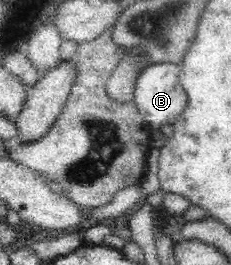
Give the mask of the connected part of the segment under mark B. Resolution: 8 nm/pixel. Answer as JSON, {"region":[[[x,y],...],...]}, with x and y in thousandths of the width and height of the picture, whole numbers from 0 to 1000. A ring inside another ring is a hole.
{"region":[[[740,238],[654,242],[628,253],[602,283],[580,340],[580,385],[649,491],[688,487],[706,468],[749,472],[775,430],[801,411],[810,351],[801,351],[801,336],[779,313],[784,260],[784,249]]]}

